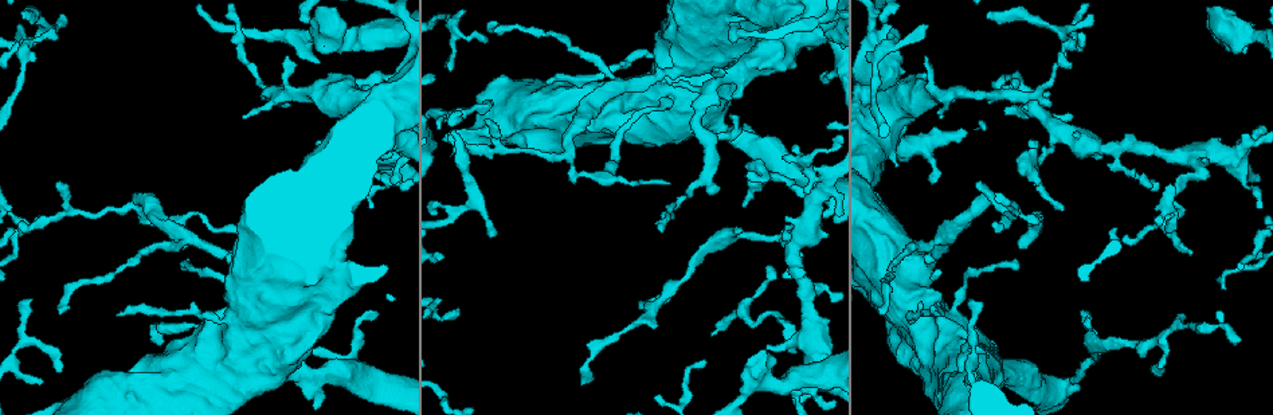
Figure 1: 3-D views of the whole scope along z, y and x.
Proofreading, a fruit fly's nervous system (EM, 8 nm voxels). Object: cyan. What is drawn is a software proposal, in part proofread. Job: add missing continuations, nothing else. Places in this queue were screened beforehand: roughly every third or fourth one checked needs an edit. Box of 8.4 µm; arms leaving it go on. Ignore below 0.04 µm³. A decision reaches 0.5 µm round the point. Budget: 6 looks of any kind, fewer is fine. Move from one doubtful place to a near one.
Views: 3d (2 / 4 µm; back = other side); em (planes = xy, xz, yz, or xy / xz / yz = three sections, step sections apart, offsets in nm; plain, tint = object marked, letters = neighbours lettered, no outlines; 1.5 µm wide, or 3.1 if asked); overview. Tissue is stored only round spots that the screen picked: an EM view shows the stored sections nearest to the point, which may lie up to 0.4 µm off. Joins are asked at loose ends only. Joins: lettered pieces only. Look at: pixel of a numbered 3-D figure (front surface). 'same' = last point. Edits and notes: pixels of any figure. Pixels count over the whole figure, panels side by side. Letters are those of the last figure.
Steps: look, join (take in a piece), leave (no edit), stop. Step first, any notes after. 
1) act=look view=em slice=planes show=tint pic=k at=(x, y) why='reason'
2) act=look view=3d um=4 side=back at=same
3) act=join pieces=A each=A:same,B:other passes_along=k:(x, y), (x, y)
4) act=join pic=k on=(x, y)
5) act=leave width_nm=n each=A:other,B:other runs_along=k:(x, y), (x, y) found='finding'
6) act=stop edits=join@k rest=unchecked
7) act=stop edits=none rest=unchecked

act=look view=em slice=planes show=letters pic=1 at=(971, 299) why='tapers out'

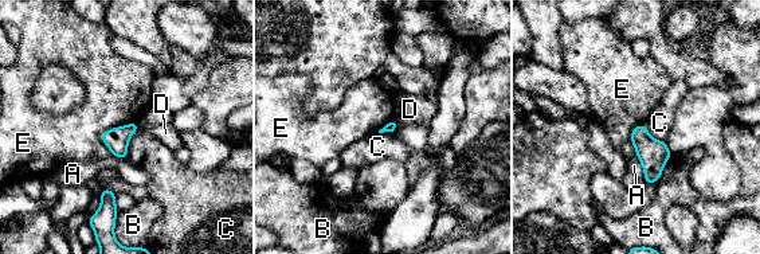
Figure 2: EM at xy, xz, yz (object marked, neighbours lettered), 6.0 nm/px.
act=leave each=A:other,B:other,C:other,D:other,E:other border=2:(137, 121), (101, 135), (112, 156) found='none of them fits'

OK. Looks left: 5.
act=look view=em slice=xy step=8 show=tint pic=1 at=(582, 386)

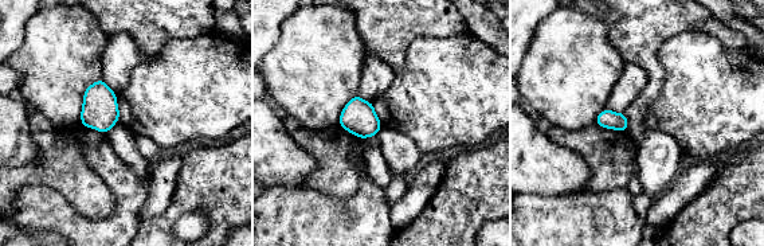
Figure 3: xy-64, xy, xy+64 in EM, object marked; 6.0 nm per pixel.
act=look view=em slice=xz step=8 show=letters at=same why='another direction'

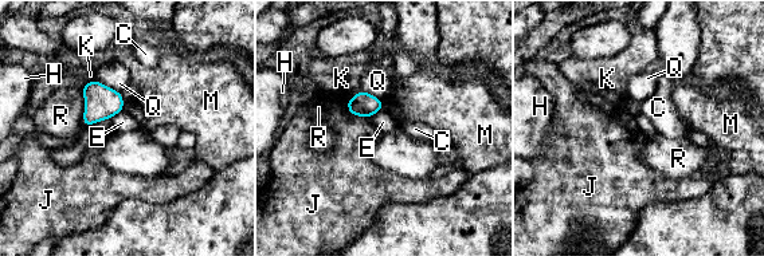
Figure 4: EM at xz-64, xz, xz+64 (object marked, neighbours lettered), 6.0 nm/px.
act=leave each=C:other,E:other,H:other,J:other,K:other,M:other,Q:other,R:other border=4:(345, 101), (352, 114), (369, 118) found='none of them fits'

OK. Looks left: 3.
act=look view=em slice=xz step=8 show=tint pic=1 at=(825, 73) why='branch stops here'

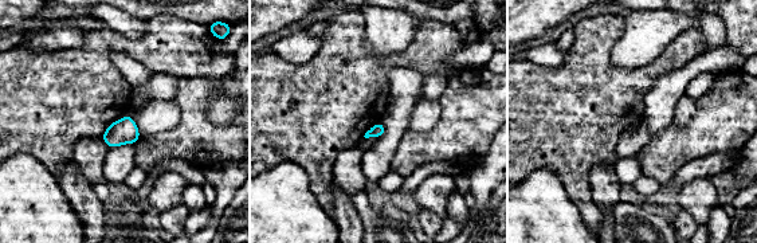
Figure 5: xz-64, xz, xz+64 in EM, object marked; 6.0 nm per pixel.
act=look view=em slice=planes show=letters at=same

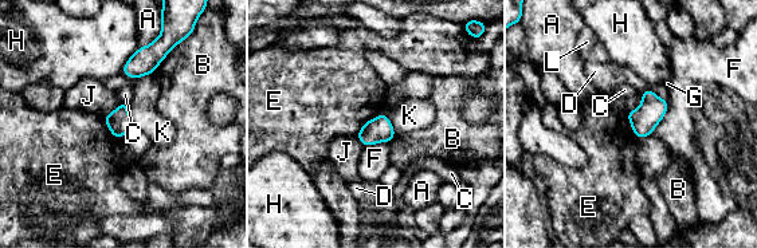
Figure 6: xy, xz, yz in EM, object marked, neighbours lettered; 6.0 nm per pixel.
act=leave width_nm=150 each=A:other,B:other,C:other,D:other,E:other,F:other,G:other,H:other,J:other,K:other,L:other border=6:(381, 111), (368, 119), (356, 134) found='no lettered piece goes on from it'

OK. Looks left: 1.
act=stop edits=none rest=unchecked

